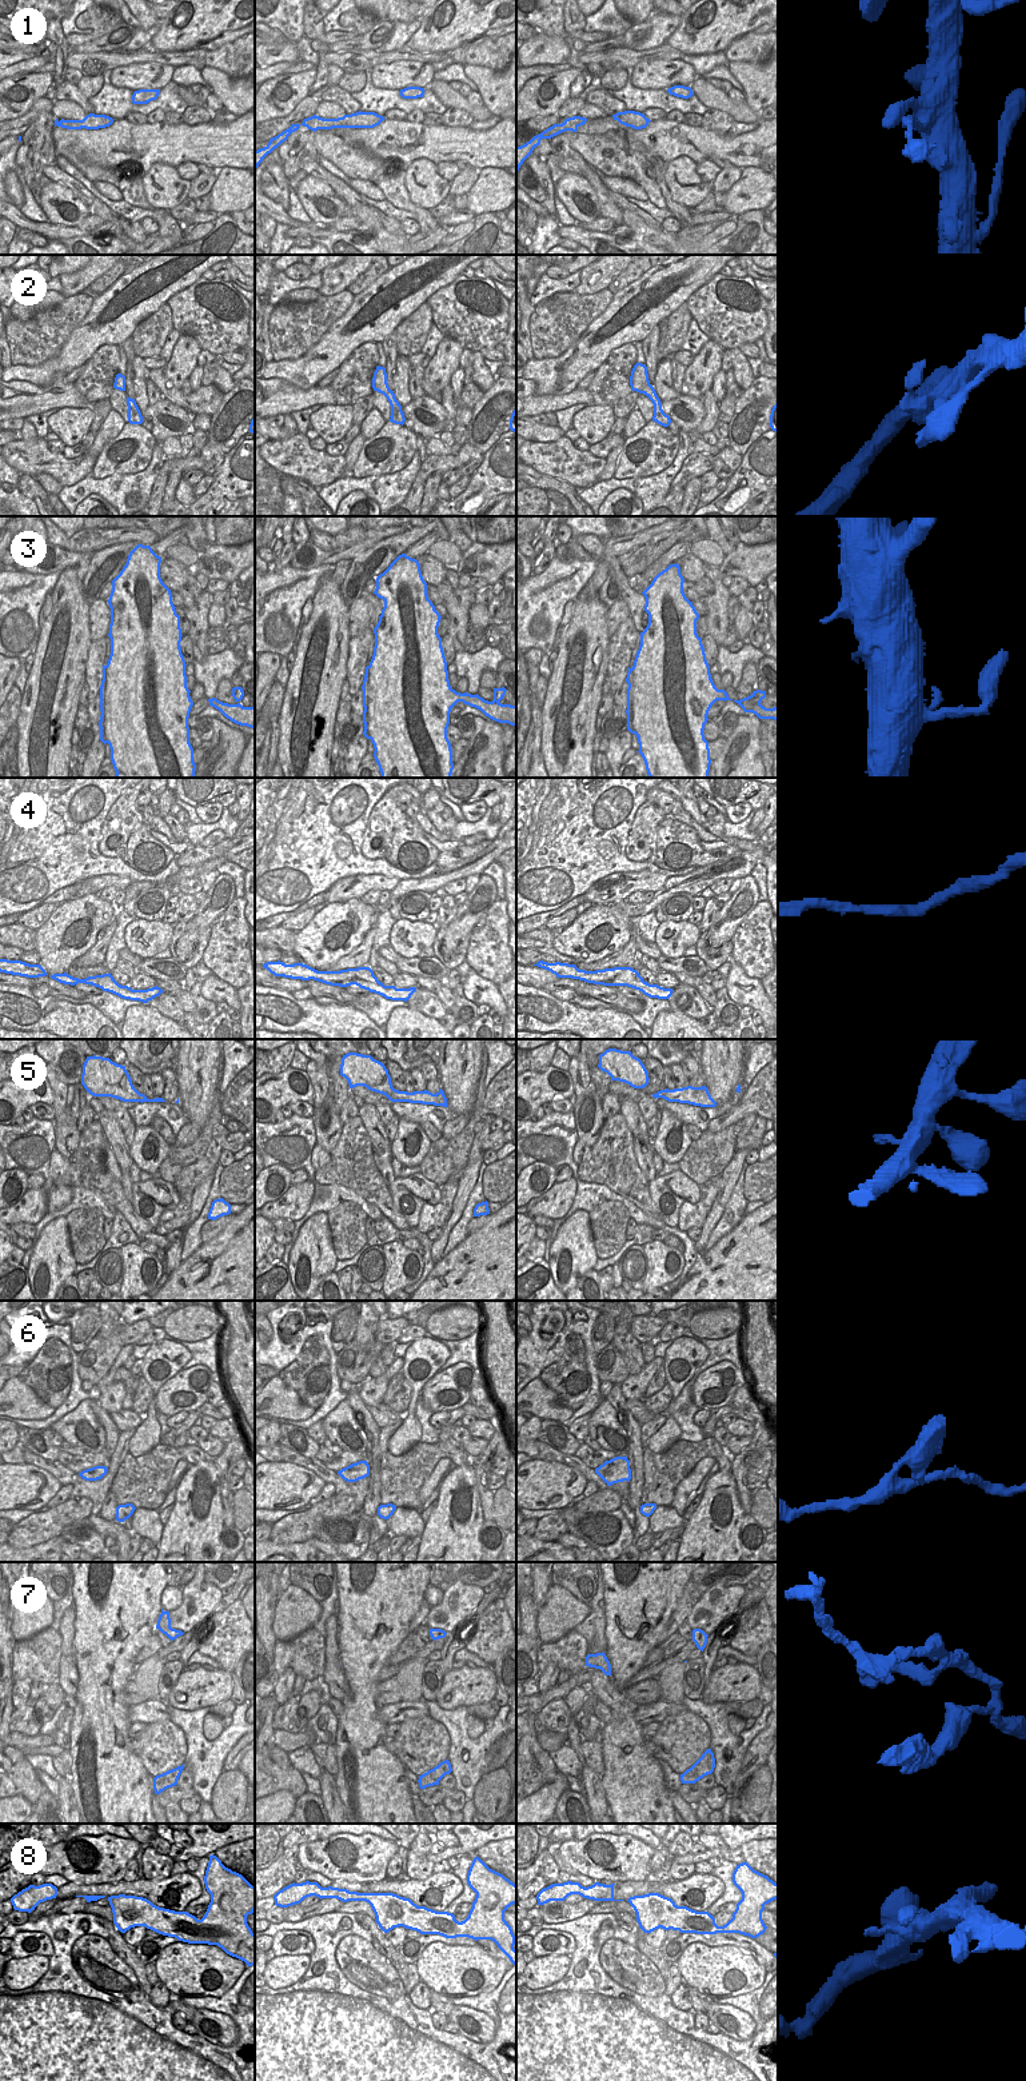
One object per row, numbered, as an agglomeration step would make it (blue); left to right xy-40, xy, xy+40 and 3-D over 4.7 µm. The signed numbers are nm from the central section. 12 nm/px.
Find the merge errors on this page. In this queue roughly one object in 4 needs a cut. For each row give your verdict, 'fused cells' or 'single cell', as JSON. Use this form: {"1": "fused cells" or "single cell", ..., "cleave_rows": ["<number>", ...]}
{"1": "single cell", "2": "single cell", "3": "single cell", "4": "single cell", "5": "single cell", "6": "single cell", "7": "single cell", "8": "single cell", "cleave_rows": []}

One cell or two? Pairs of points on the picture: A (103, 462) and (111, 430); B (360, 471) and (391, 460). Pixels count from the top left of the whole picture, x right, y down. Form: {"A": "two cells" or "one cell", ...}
{"A": "two cells", "B": "one cell"}

